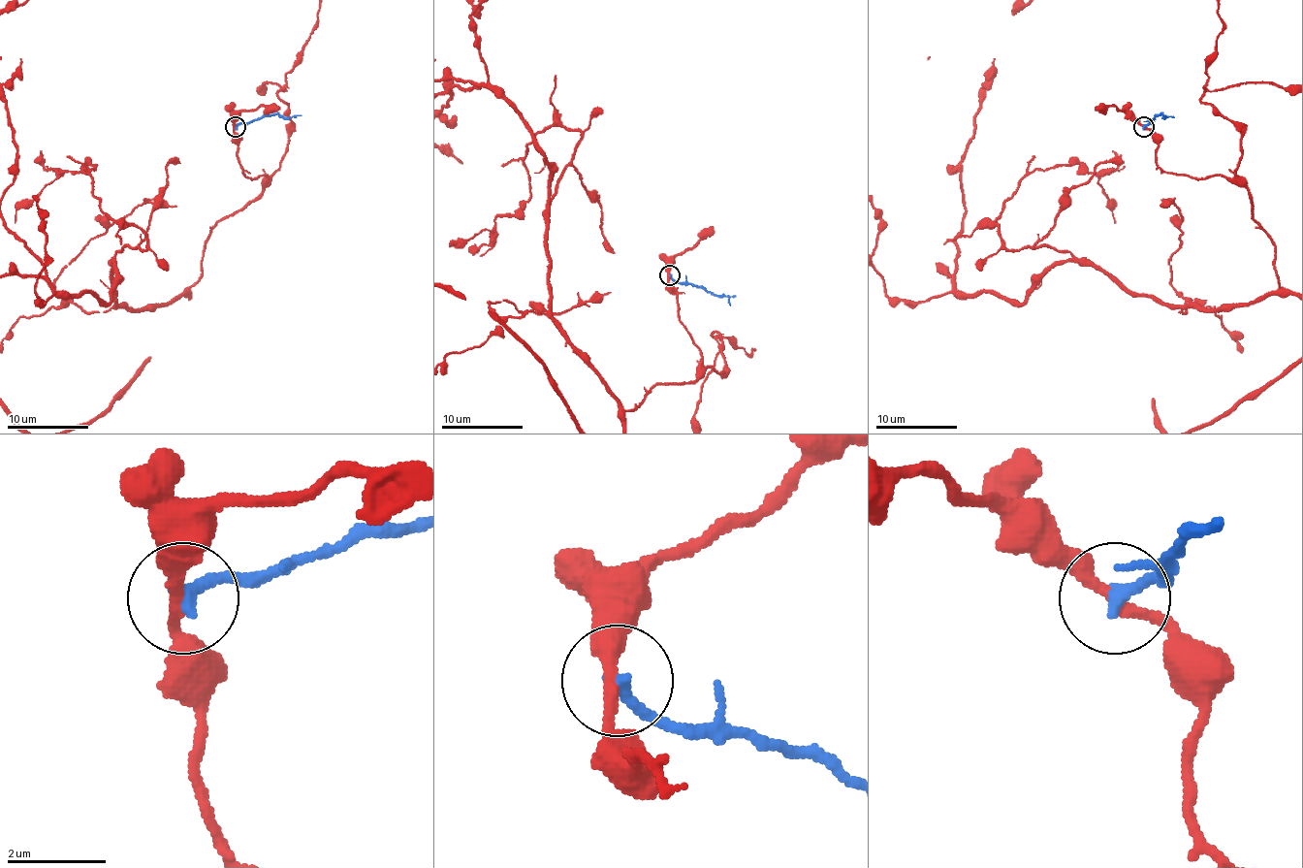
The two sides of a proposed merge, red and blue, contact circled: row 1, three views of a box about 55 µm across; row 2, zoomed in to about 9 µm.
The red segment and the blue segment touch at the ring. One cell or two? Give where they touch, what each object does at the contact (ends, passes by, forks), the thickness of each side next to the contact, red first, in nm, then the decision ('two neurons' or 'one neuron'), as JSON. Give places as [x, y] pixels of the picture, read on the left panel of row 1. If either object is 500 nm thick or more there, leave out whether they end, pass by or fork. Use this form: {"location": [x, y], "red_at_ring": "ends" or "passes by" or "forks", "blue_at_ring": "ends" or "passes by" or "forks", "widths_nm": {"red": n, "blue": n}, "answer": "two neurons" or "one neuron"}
{"location": [235, 126], "red_at_ring": "passes by", "blue_at_ring": "ends", "widths_nm": {"red": 240, "blue": 300}, "answer": "two neurons"}

